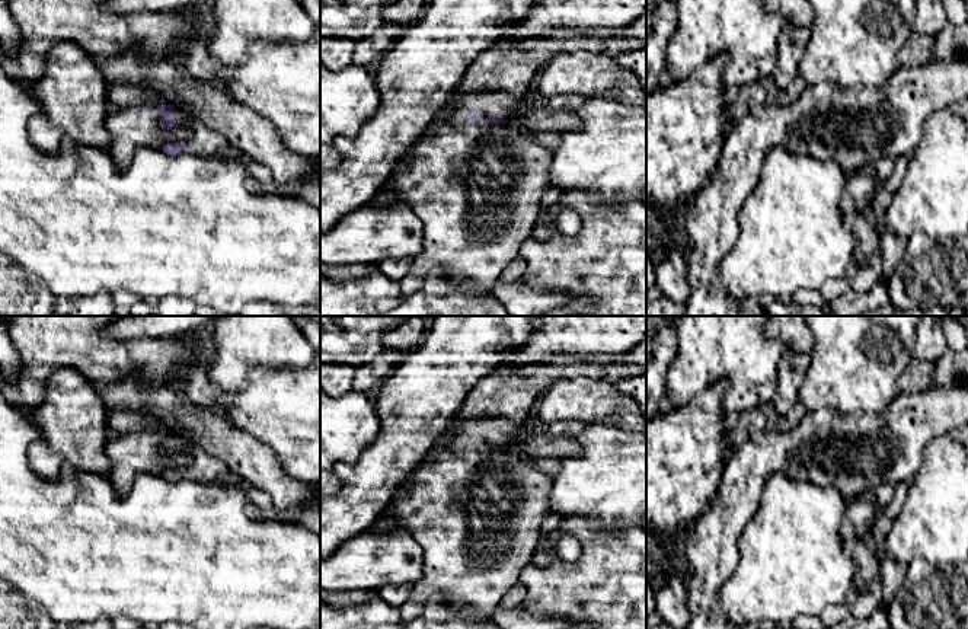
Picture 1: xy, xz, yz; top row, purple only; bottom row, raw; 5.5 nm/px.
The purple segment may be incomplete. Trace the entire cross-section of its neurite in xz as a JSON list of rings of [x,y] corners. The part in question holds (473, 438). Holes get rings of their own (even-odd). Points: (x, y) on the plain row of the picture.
[[[459,418],[440,443],[397,486],[389,513],[396,526],[406,529],[424,549],[422,577],[399,609],[403,622],[421,616],[428,603],[441,596],[453,607],[469,607],[480,617],[492,617],[502,597],[518,582],[541,539],[541,524],[549,514],[547,495],[552,475],[536,469],[533,457],[515,444],[533,435],[525,424],[508,418]]]

